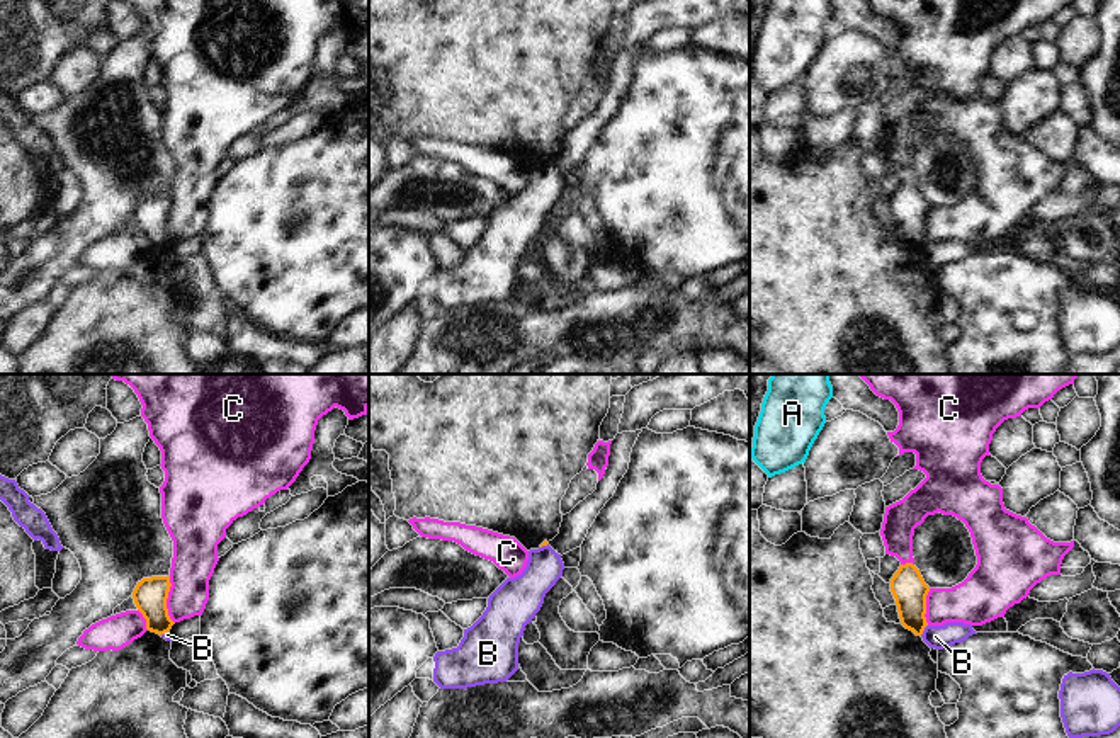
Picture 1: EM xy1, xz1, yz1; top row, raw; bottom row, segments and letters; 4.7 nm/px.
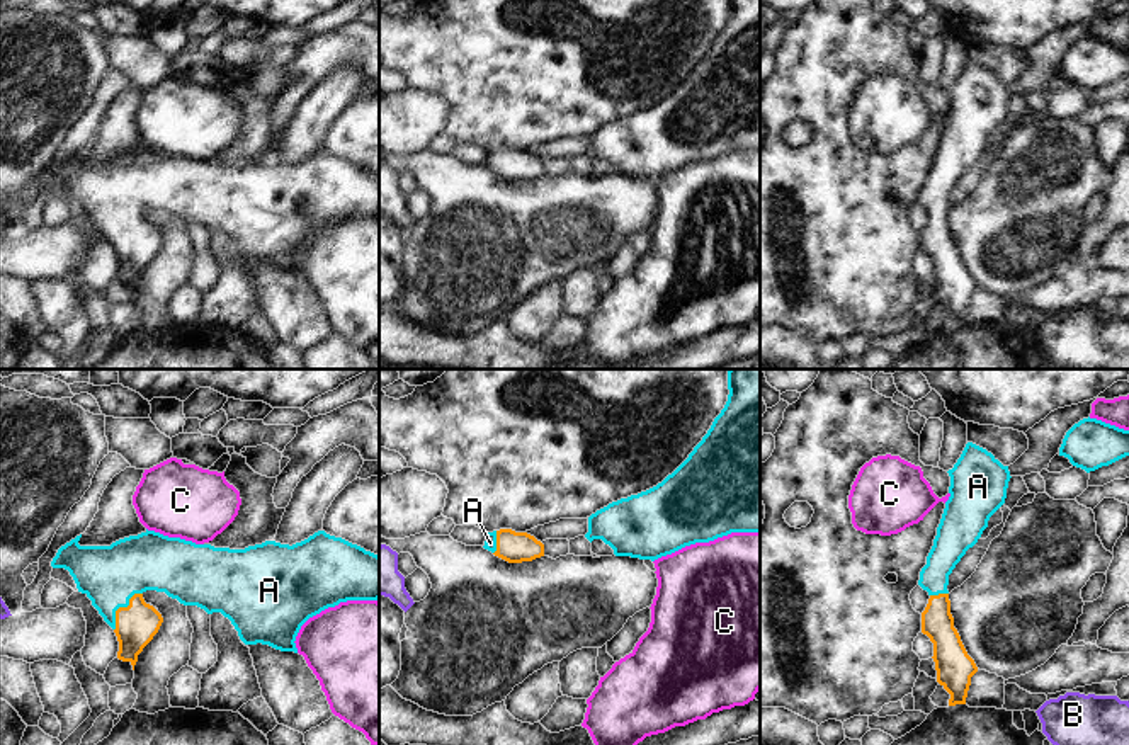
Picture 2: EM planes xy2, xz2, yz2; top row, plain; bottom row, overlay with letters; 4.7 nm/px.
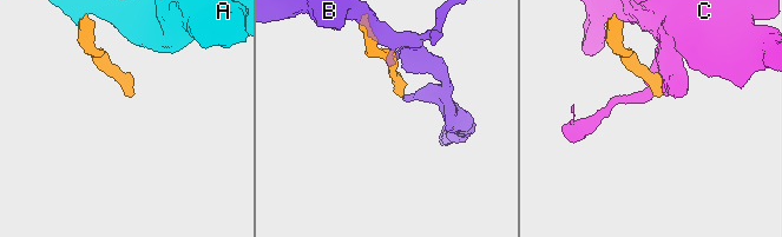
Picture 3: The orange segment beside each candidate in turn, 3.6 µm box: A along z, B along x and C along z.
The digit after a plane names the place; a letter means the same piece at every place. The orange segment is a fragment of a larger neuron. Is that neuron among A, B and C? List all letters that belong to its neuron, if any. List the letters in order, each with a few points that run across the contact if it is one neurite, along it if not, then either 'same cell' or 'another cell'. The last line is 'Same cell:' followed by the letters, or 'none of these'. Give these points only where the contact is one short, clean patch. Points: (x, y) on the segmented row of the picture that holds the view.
A: line xy2 (136, 625), (121, 608), (114, 580), (109, 575); same cell
B: line yz1 (927, 624), (920, 635); another cell
C: line xy1 (169, 577), (167, 614), (174, 623); another cell
Same cell: A

